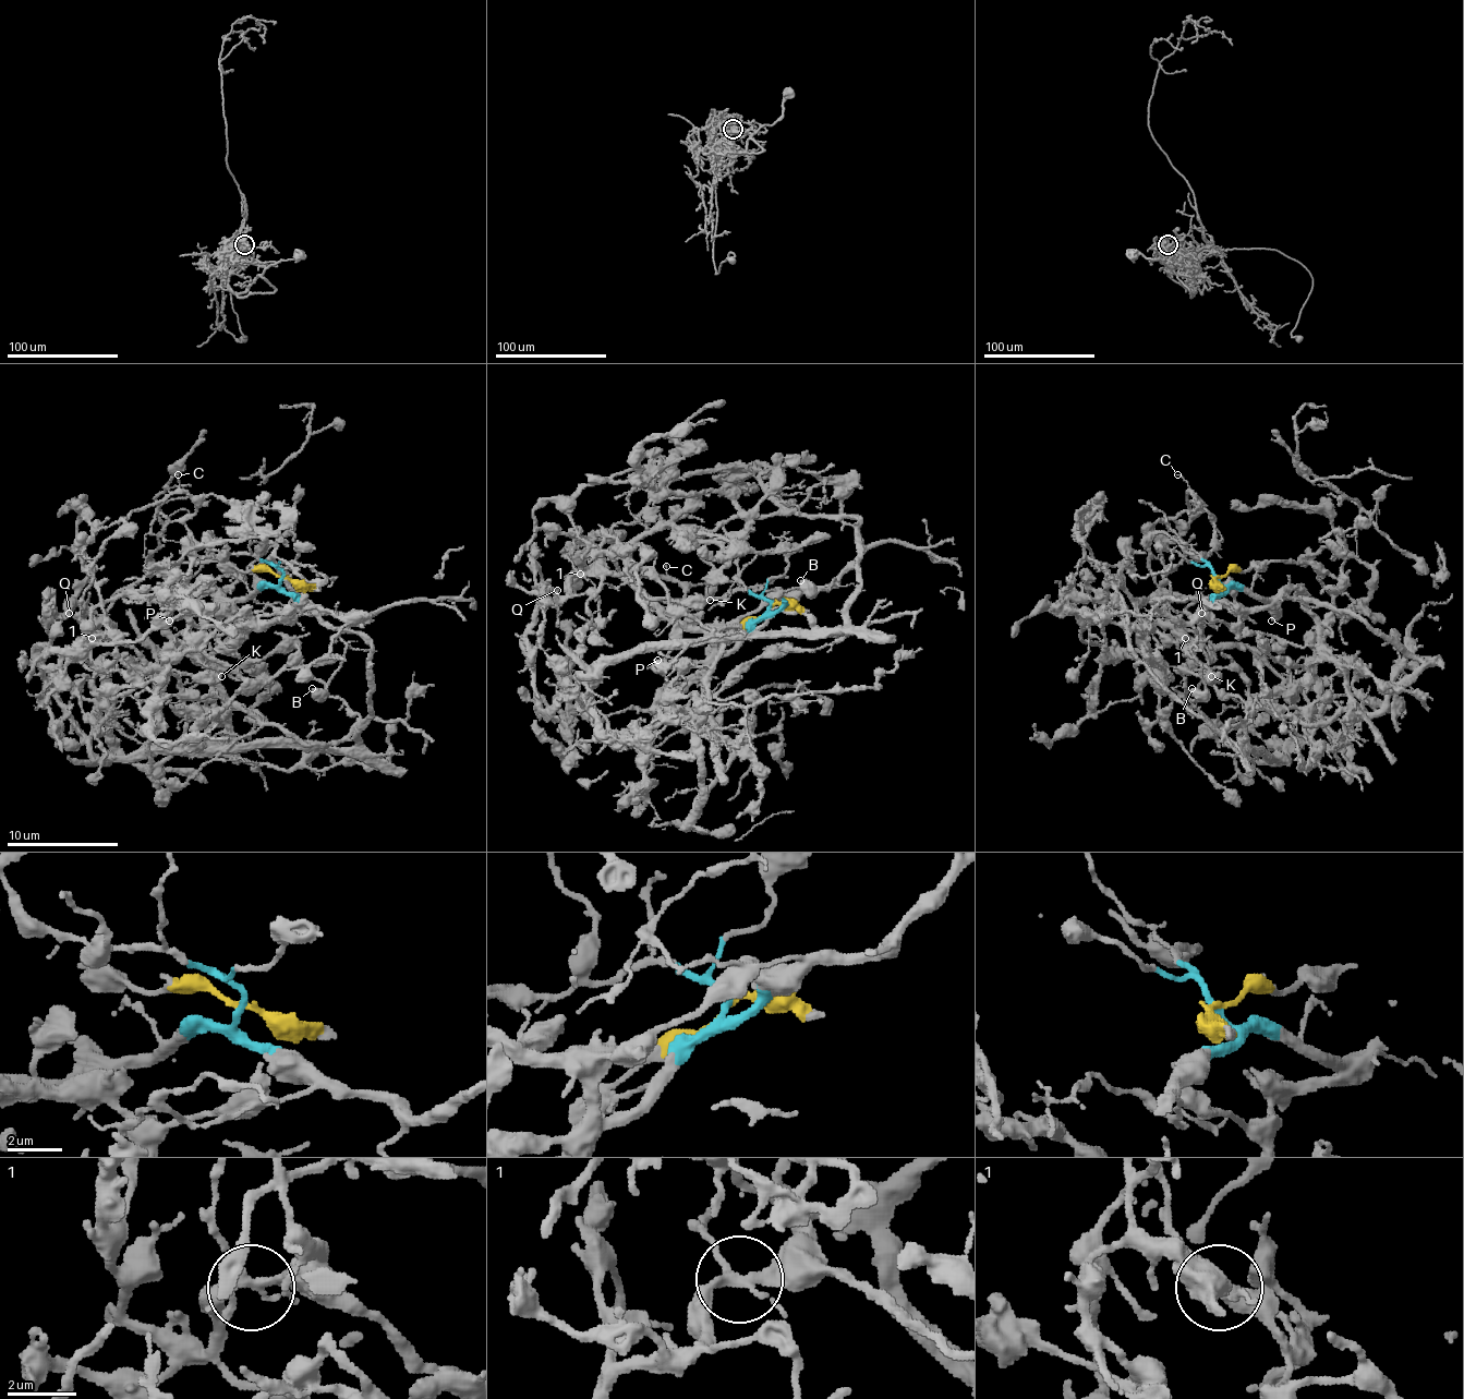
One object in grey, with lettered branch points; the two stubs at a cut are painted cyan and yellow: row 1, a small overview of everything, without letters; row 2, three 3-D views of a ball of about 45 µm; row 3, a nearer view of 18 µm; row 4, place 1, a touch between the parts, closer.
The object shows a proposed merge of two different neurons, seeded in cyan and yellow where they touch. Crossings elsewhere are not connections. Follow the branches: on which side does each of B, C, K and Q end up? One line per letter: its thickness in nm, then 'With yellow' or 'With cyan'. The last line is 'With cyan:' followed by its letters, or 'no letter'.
B: Thickness 550 nm. With cyan
C: Thickness 90 nm. With cyan
K: Thickness 500 nm. With yellow
Q: Thickness 130 nm. With yellow
With cyan: B, C

